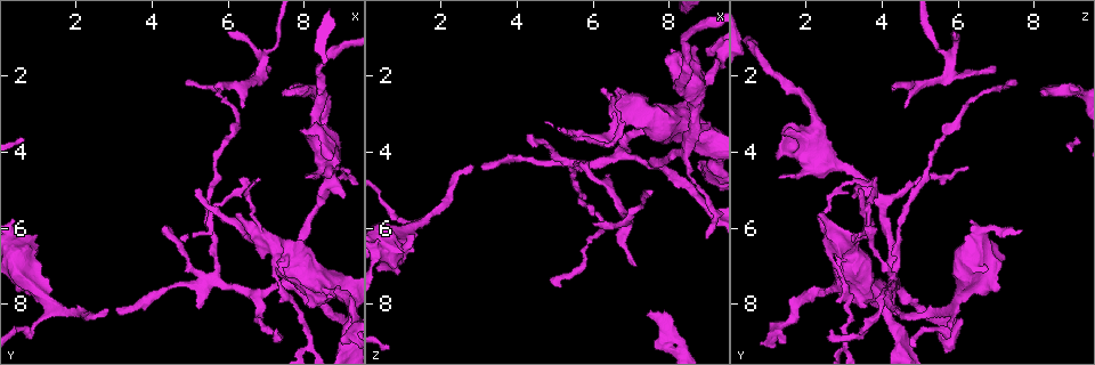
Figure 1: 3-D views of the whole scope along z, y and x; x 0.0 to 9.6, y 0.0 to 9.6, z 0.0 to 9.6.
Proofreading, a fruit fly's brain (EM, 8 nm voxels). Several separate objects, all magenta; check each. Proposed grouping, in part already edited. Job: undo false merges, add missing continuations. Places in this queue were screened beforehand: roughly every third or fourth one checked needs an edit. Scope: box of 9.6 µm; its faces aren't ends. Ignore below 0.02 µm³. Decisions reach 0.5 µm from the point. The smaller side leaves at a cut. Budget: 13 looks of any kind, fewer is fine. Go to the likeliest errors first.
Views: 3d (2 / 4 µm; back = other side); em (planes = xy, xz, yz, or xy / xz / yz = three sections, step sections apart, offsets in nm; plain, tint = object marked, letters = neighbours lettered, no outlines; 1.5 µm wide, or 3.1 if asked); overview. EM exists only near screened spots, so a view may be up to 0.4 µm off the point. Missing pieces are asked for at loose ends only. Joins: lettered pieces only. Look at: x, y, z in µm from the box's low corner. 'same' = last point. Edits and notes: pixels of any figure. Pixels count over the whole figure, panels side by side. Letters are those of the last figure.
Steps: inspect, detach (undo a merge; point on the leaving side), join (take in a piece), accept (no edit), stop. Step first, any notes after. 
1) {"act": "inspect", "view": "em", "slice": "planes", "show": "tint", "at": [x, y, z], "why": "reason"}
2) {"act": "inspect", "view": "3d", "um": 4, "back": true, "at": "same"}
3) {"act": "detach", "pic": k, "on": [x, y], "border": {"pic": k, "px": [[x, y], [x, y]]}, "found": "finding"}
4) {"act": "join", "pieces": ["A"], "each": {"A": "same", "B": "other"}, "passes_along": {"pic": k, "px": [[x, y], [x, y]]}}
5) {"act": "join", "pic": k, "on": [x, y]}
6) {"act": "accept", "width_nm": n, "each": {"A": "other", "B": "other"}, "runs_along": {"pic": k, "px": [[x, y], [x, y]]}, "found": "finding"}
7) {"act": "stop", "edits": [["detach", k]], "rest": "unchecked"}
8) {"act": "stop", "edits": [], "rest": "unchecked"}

{"act": "inspect", "view": "3d", "um": 4, "back": true, "at": [5.65, 2.20, 4.30], "why": "free end"}

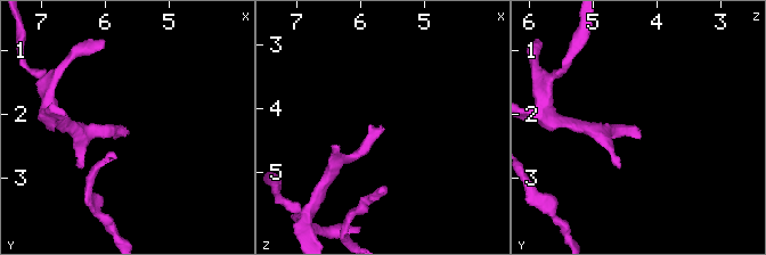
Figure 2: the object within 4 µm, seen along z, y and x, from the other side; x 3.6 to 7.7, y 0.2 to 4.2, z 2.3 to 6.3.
{"act": "inspect", "view": "em", "slice": "xy", "step": 4, "show": "tint", "at": [5.60, 2.20, 4.30], "why": "need the tissue"}

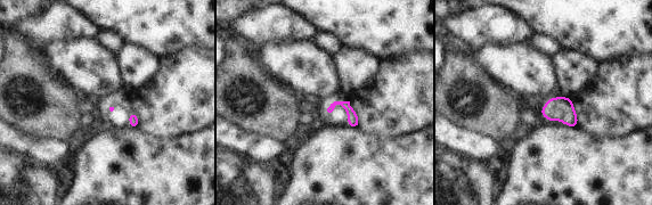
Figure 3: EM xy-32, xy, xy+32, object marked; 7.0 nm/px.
{"act": "inspect", "view": "em", "slice": "yz", "step": 4, "show": "letters", "at": "same", "why": "cut it another way"}

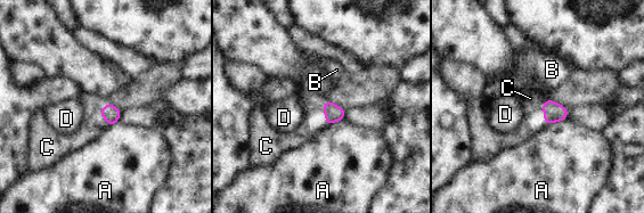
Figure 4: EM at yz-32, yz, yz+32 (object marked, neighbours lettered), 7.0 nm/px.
{"act": "join", "pieces": ["C"], "each": {"A": "other", "B": "other", "C": "same", "D": "other"}, "found": "the neuron continues"}

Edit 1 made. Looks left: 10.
{"act": "inspect", "view": "overview", "why": "see it whole again"}

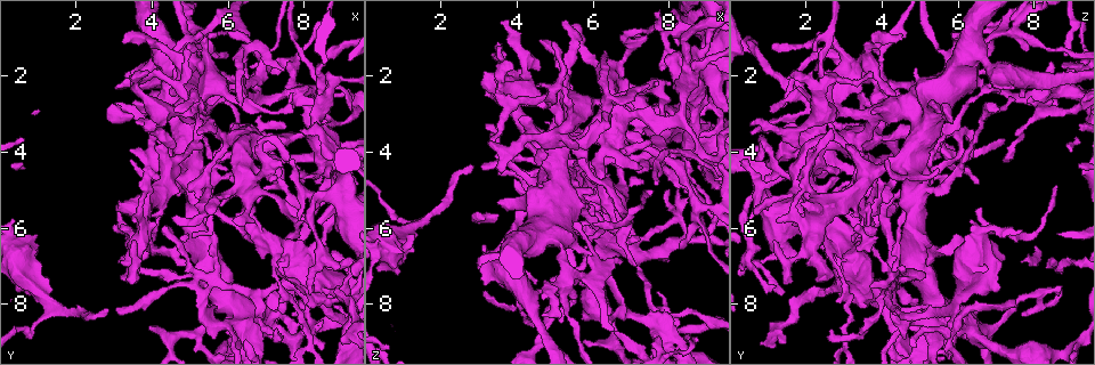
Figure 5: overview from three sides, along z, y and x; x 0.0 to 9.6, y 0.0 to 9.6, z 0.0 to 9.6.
{"act": "inspect", "view": "3d", "um": 4, "at": [8.55, 0.65, 9.05], "why": "abrupt turn"}

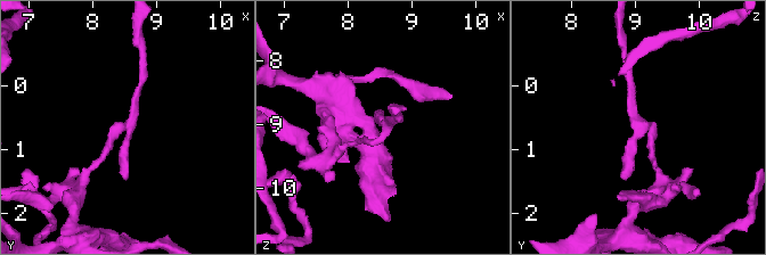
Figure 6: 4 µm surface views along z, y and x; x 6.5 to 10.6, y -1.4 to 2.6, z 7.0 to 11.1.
{"act": "inspect", "view": "em", "slice": "xy", "step": 8, "show": "tint", "at": [8.55, 0.60, 9.05]}

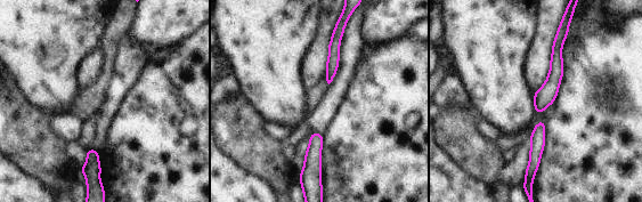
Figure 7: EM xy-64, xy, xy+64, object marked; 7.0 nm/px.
{"act": "inspect", "view": "em", "slice": "planes", "show": "letters", "at": "same"}

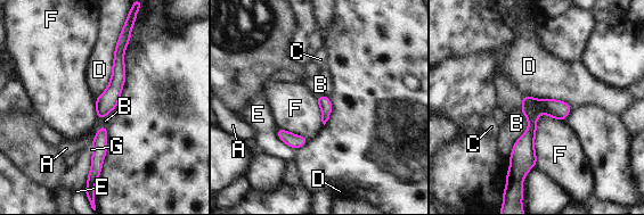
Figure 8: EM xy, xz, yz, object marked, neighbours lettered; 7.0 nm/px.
{"act": "accept", "longest_contact_nm": ["D", 500], "each": {"A": "other", "B": "other", "C": "other", "D": "other", "E": "other", "F": "other", "G": "other"}, "border": {"pic": 8, "px": [[563, 120], [538, 117], [536, 165]]}, "found": "one neuron here"}

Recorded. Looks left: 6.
{"act": "stop", "edits": [["join", 4]], "rest": "unchecked"}

